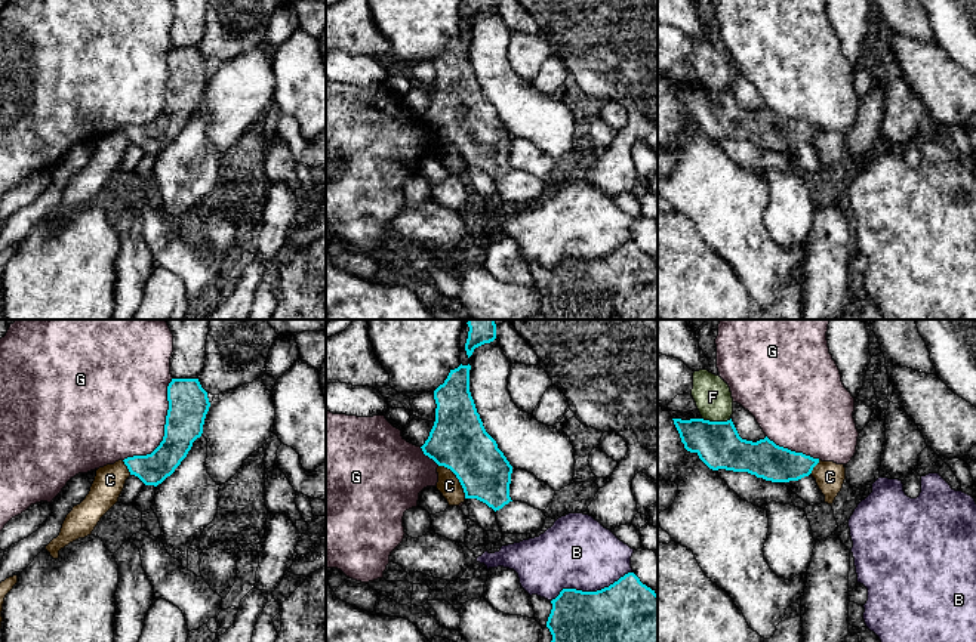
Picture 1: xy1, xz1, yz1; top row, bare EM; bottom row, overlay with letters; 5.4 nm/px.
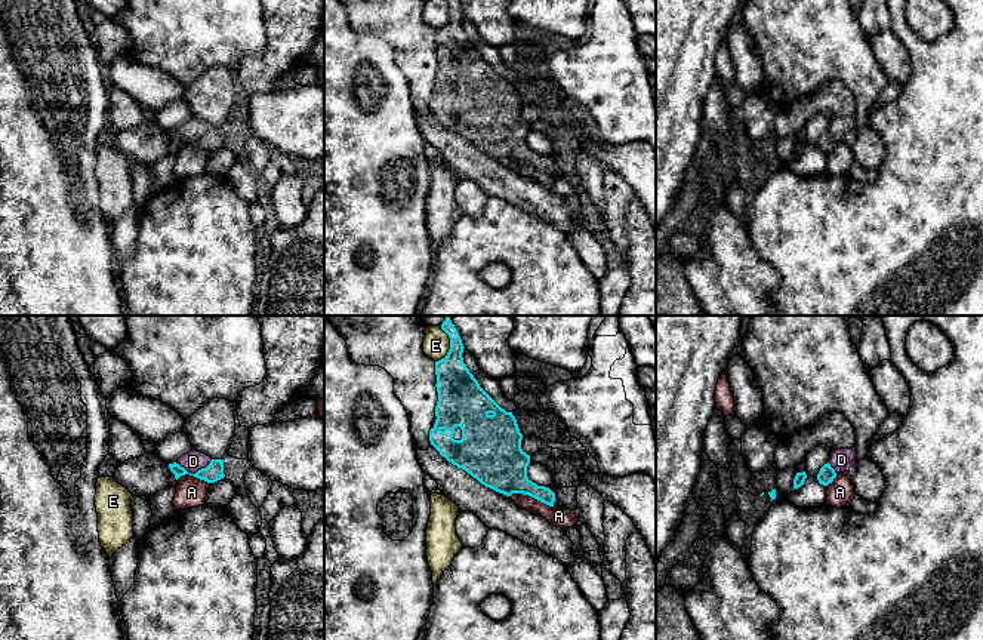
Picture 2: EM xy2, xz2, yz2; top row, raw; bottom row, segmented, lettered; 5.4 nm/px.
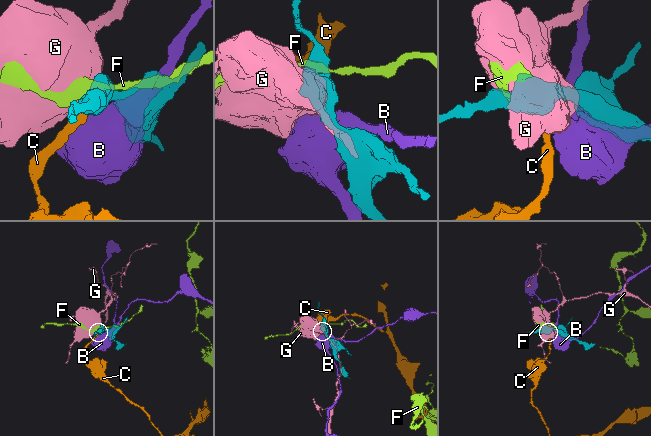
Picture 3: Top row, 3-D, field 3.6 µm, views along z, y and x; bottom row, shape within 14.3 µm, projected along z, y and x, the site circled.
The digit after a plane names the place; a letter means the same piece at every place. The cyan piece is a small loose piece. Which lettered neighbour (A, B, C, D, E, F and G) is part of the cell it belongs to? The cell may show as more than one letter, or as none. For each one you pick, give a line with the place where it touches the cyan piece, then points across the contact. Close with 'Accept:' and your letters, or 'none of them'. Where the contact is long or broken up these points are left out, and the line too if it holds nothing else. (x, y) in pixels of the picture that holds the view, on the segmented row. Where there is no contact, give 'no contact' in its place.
D: contact xy2 (193, 474); way xy2 (213, 471), (193, 474), (193, 461)
Accept: D

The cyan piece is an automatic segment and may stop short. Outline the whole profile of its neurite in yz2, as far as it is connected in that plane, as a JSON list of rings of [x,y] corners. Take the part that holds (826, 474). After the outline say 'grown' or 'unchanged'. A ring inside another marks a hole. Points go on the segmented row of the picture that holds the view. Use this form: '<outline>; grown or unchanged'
[[[856,447],[832,450],[829,462],[825,464],[817,474],[819,483],[828,486],[838,474],[848,471],[856,462]]]; grown

